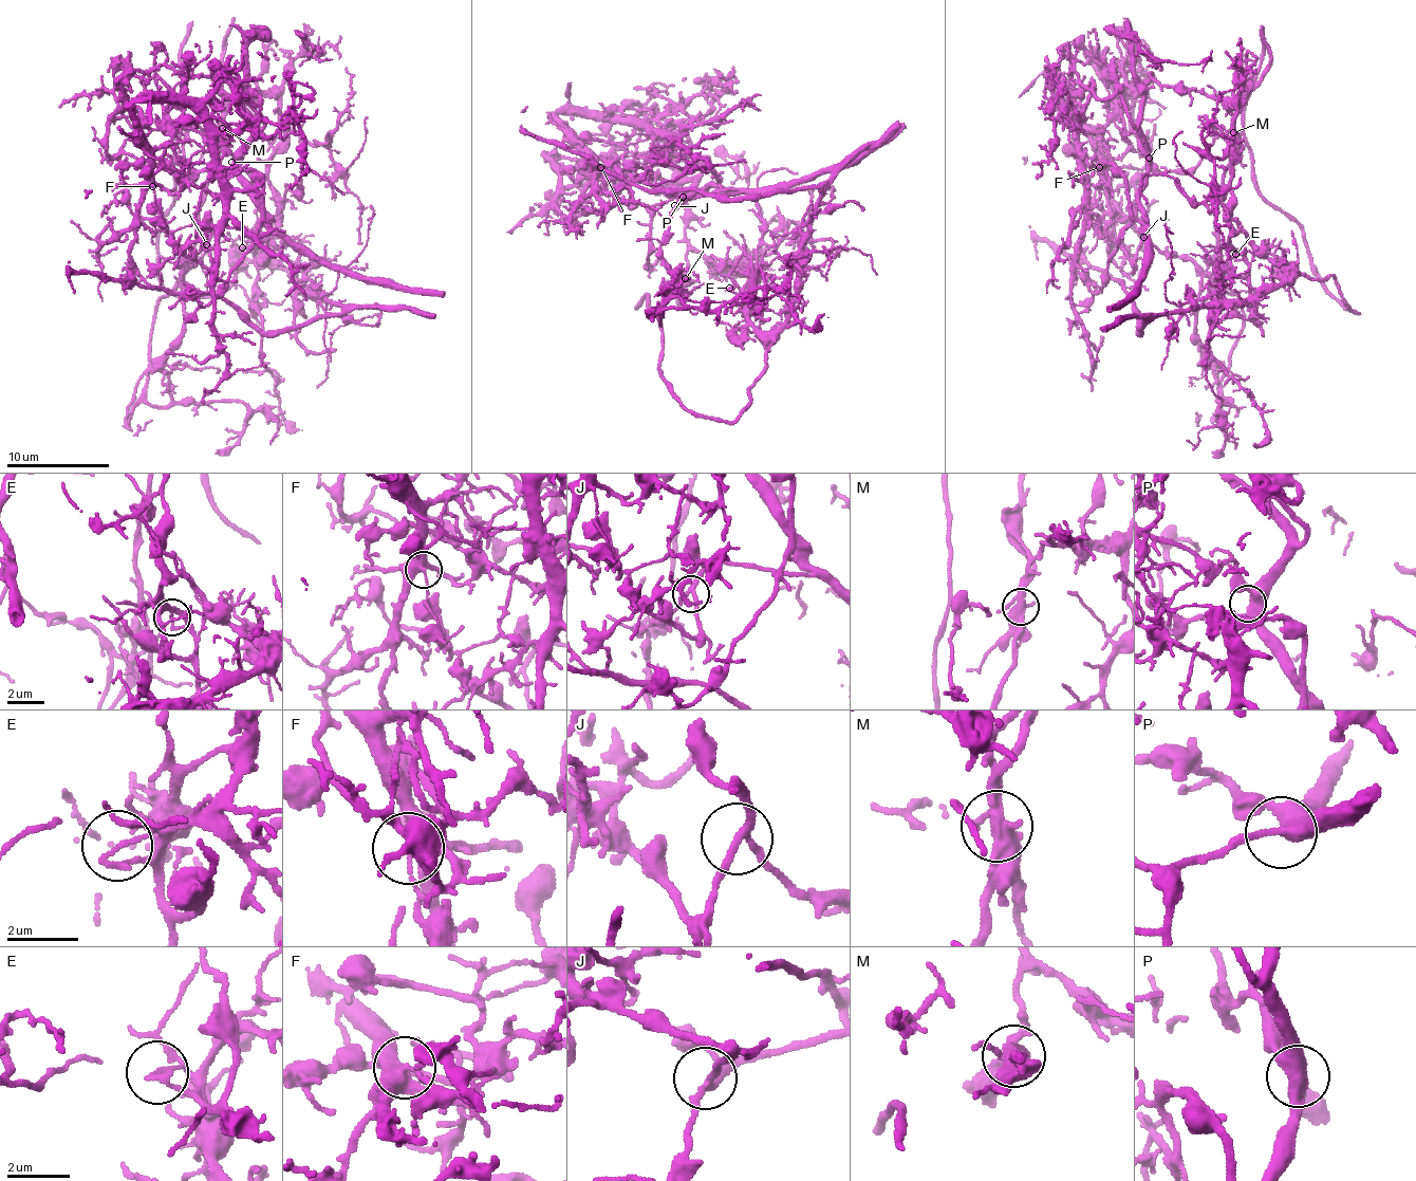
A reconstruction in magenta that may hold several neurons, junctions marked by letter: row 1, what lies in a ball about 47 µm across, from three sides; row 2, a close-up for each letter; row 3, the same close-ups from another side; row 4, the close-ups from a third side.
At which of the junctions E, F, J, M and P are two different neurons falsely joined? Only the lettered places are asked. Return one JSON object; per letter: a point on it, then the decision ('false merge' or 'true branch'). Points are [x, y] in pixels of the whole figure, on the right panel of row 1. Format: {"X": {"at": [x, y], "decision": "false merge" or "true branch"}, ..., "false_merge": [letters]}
{"E": {"at": [1235, 254], "decision": "false merge"}, "F": {"at": [1099, 167], "decision": "false merge"}, "J": {"at": [1143, 237], "decision": "true branch"}, "M": {"at": [1233, 132], "decision": "false merge"}, "P": {"at": [1149, 158], "decision": "true branch"}, "false_merge": ["E", "F", "M"]}

